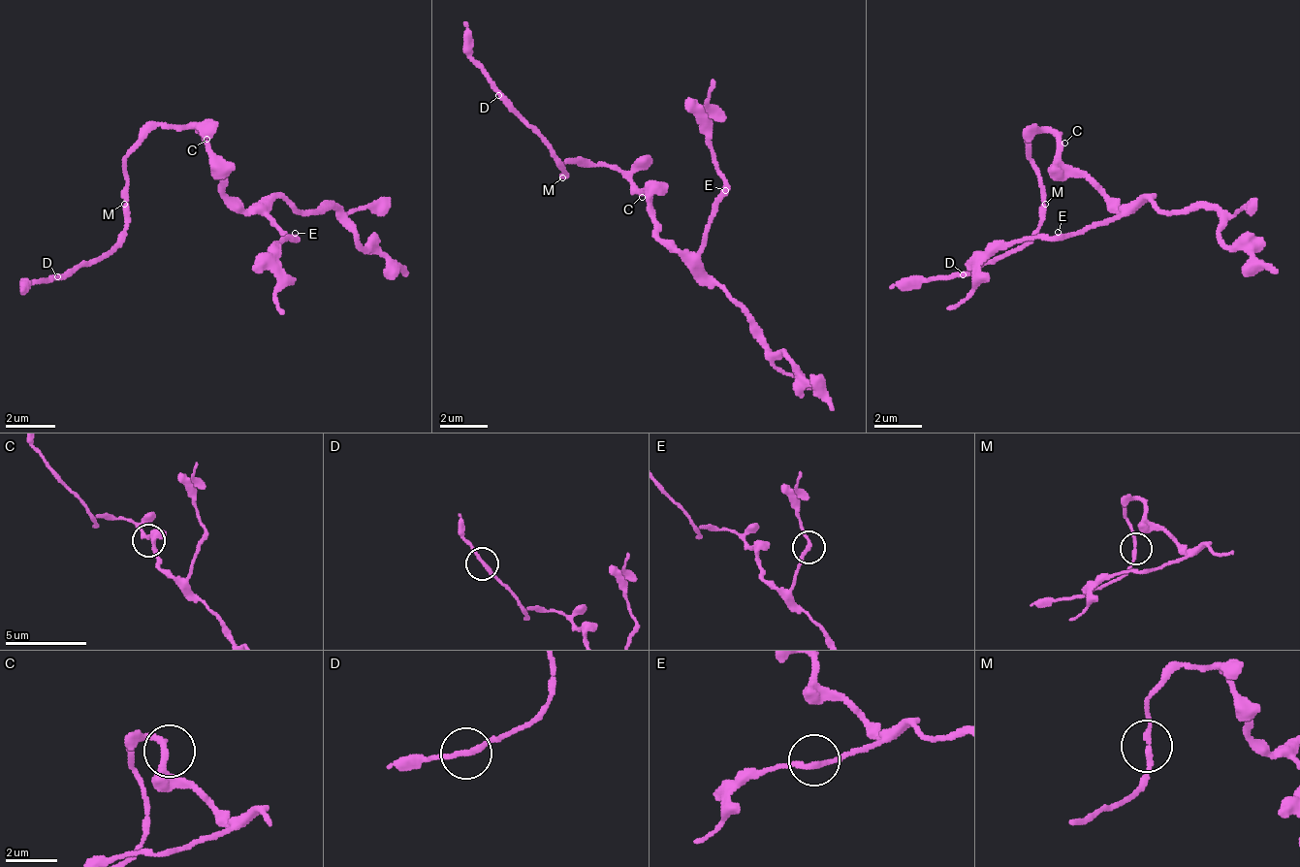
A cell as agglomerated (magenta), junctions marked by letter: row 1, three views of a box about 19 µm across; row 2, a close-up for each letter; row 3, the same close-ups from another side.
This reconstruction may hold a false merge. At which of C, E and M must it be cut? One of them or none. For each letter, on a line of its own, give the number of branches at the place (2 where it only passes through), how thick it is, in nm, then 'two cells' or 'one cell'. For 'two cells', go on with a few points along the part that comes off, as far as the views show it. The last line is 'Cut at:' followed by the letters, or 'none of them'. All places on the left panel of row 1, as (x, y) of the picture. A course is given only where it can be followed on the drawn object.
C: 2 branches meet; 240 nm thick; one cell
E: 2 branches meet; 200 nm thick; one cell
M: 2 branches meet; 200 nm thick; one cell
Cut at: none of them

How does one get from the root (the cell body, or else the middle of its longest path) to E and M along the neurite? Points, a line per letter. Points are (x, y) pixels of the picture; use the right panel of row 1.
E: (1058, 143), (1058, 154), (1088, 173), (1118, 203), (1106, 220), (1093, 220), (1076, 232), (1058, 232)
M: (1058, 143), (1046, 131), (1034, 131), (1034, 137), (1029, 143), (1034, 173), (1040, 178), (1040, 197), (1046, 203)

